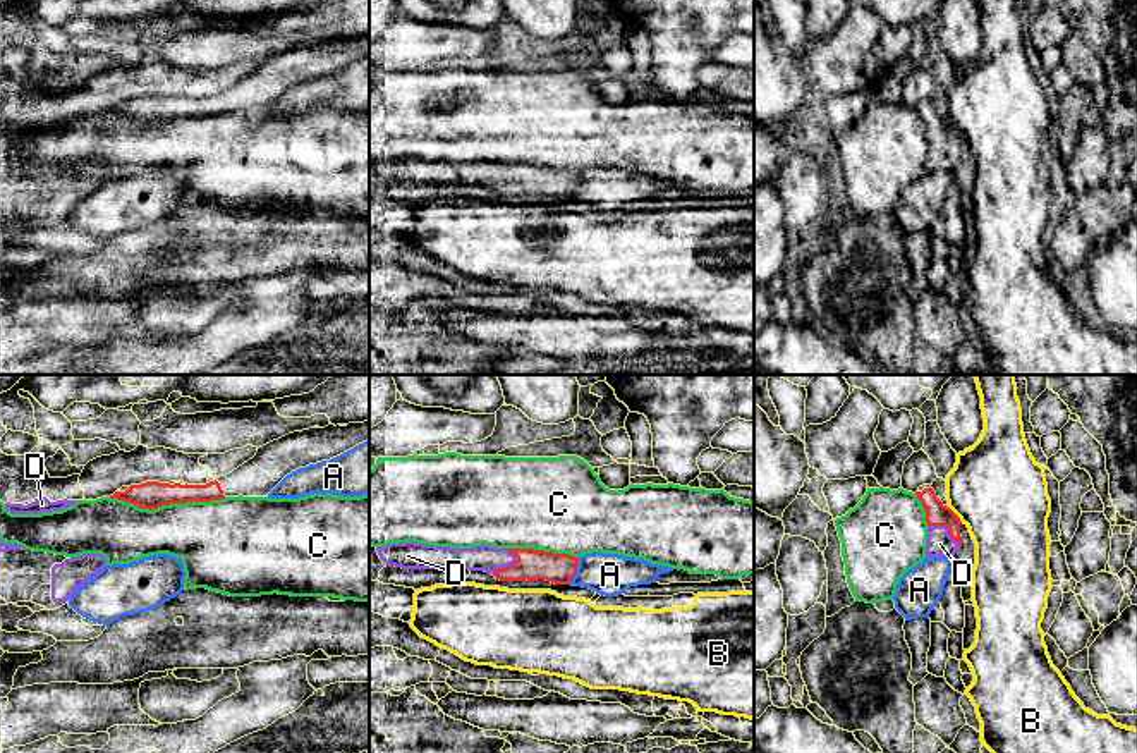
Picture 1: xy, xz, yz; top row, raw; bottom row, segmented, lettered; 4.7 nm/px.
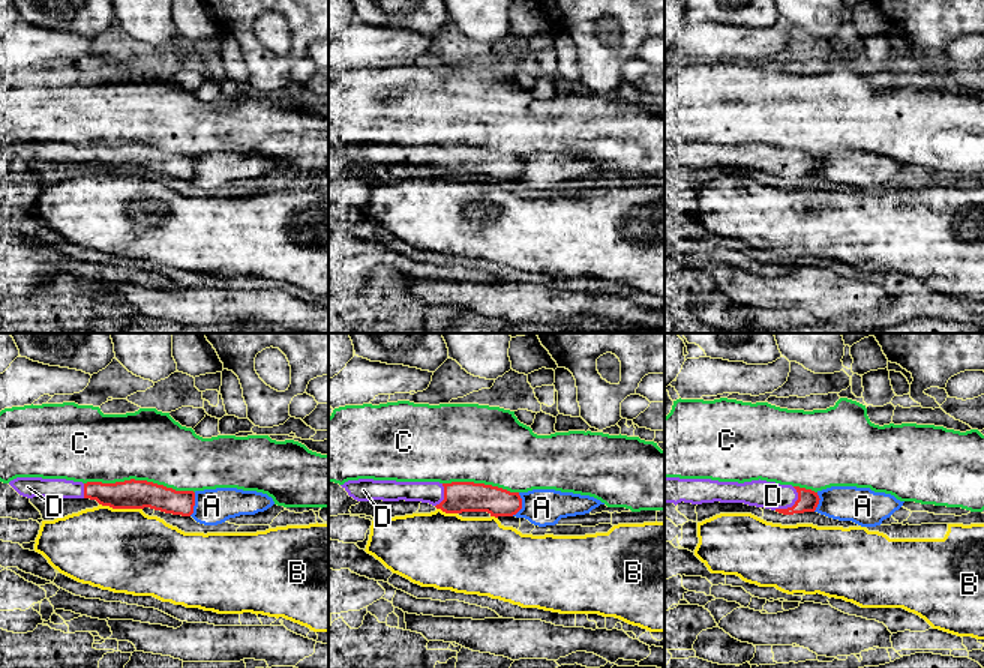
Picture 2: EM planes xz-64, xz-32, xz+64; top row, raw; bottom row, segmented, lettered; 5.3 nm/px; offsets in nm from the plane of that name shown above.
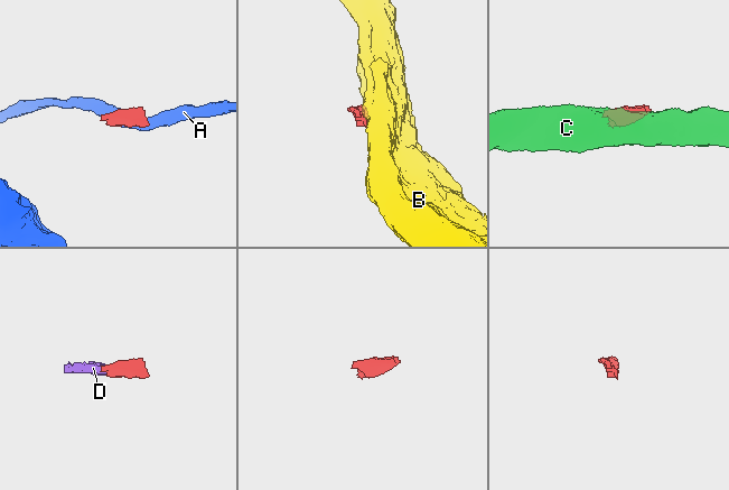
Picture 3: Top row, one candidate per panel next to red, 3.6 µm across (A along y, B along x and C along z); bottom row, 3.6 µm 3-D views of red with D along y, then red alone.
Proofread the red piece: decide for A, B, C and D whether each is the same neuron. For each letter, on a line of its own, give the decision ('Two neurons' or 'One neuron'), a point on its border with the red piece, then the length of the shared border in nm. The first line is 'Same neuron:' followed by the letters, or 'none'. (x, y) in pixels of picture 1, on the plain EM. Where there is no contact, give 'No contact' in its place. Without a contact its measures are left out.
Same neuron: D
A: Two neurons. Touches red at xz (576, 186). Shared border 140 nm
B: Two neurons. Touches red at yz (955, 129). Shared border 100 nm
C: Two neurons. Touches red at xy (167, 119). Shared border 550 nm
D: One neuron. Touches red at xz (504, 183). Shared border 150 nm

